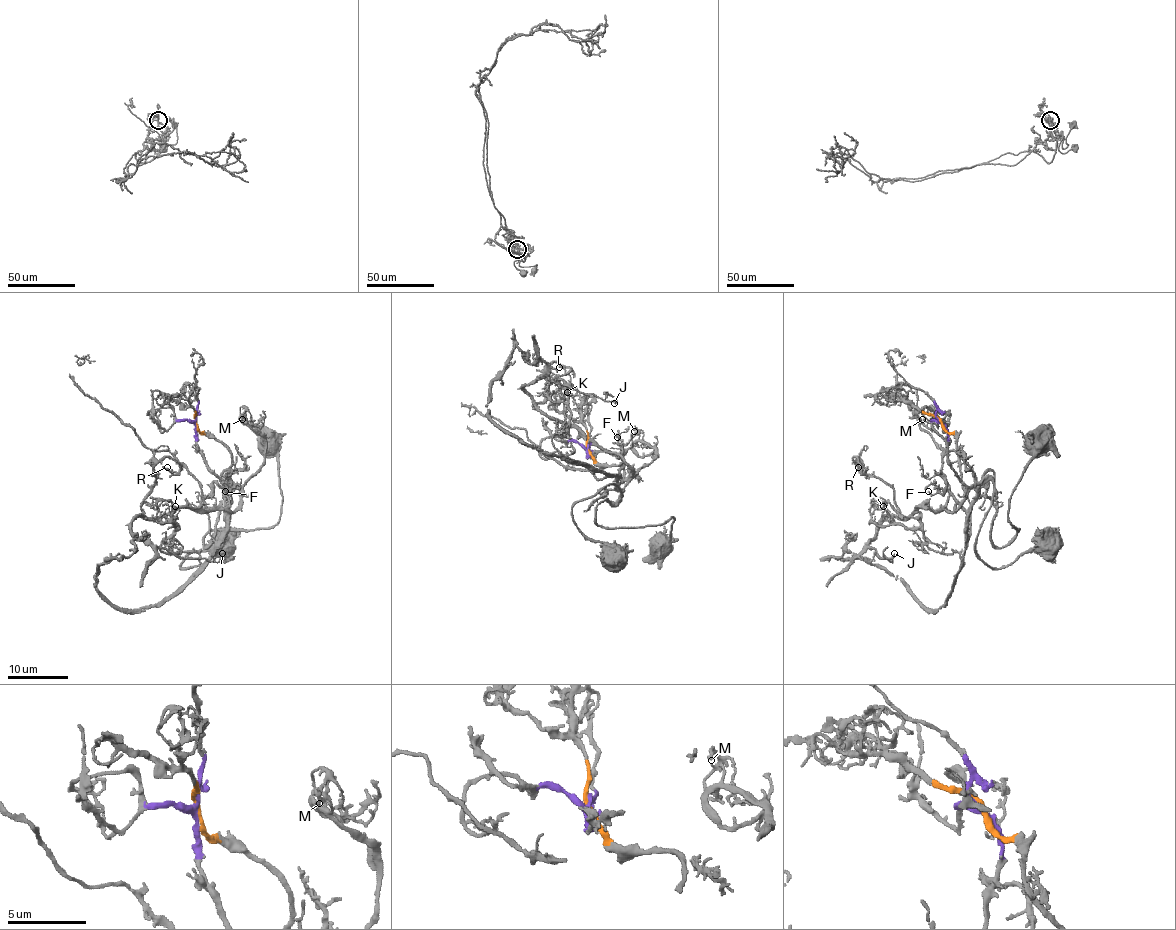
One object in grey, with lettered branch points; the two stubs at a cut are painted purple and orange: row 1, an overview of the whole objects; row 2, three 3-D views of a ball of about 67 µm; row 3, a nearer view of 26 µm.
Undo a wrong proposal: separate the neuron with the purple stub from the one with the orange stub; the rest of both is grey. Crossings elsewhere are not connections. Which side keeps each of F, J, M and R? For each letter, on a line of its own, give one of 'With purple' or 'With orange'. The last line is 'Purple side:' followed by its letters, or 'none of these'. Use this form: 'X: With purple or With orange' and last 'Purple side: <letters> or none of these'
F: With orange
J: With purple
M: With purple
R: With purple
Purple side: J, M, R

